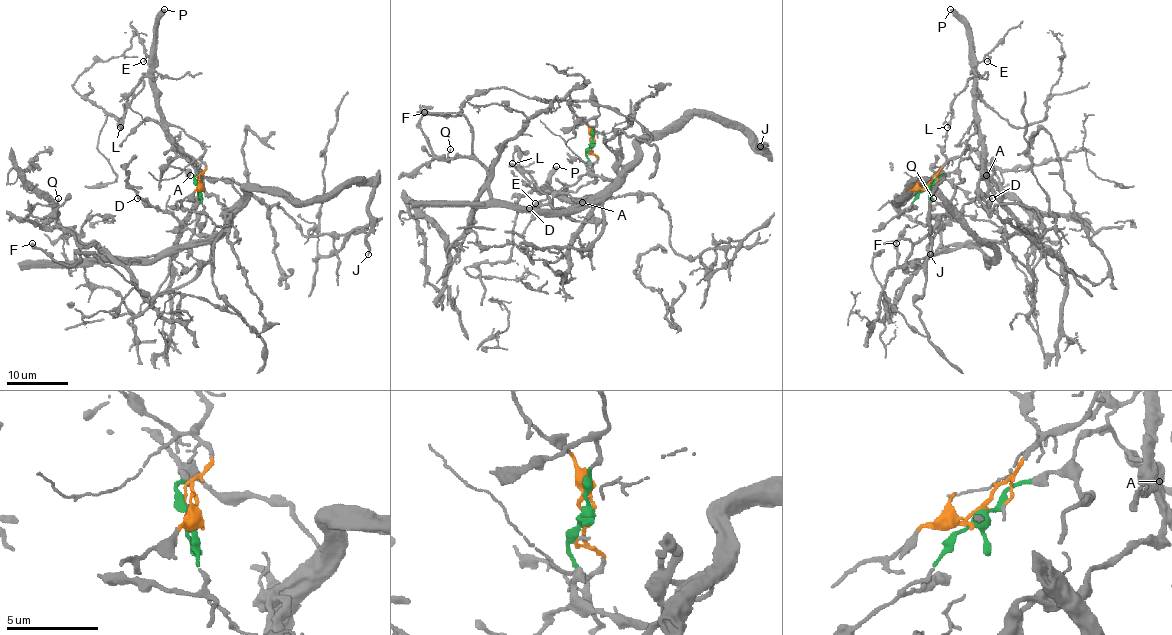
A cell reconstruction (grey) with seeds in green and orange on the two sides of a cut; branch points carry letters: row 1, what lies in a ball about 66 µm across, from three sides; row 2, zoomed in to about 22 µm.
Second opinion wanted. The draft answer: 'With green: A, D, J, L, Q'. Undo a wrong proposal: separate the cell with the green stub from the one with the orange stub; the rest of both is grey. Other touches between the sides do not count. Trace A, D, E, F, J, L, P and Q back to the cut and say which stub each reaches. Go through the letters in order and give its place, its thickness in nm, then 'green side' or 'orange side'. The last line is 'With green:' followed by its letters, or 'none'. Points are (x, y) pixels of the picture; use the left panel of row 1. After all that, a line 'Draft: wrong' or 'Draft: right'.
A: at (190, 175); 700 nm thick; green side
D: at (137, 198); 140 nm thick; green side
E: at (143, 61); 130 nm thick; orange side
F: at (32, 243); 440 nm thick; green side
J: at (368, 254); 200 nm thick; green side
L: at (120, 127); 480 nm thick; orange side
P: at (164, 9); 500 nm thick; orange side
Q: at (58, 198); 120 nm thick; green side
With green: A, D, F, J, Q
Draft: wrong

